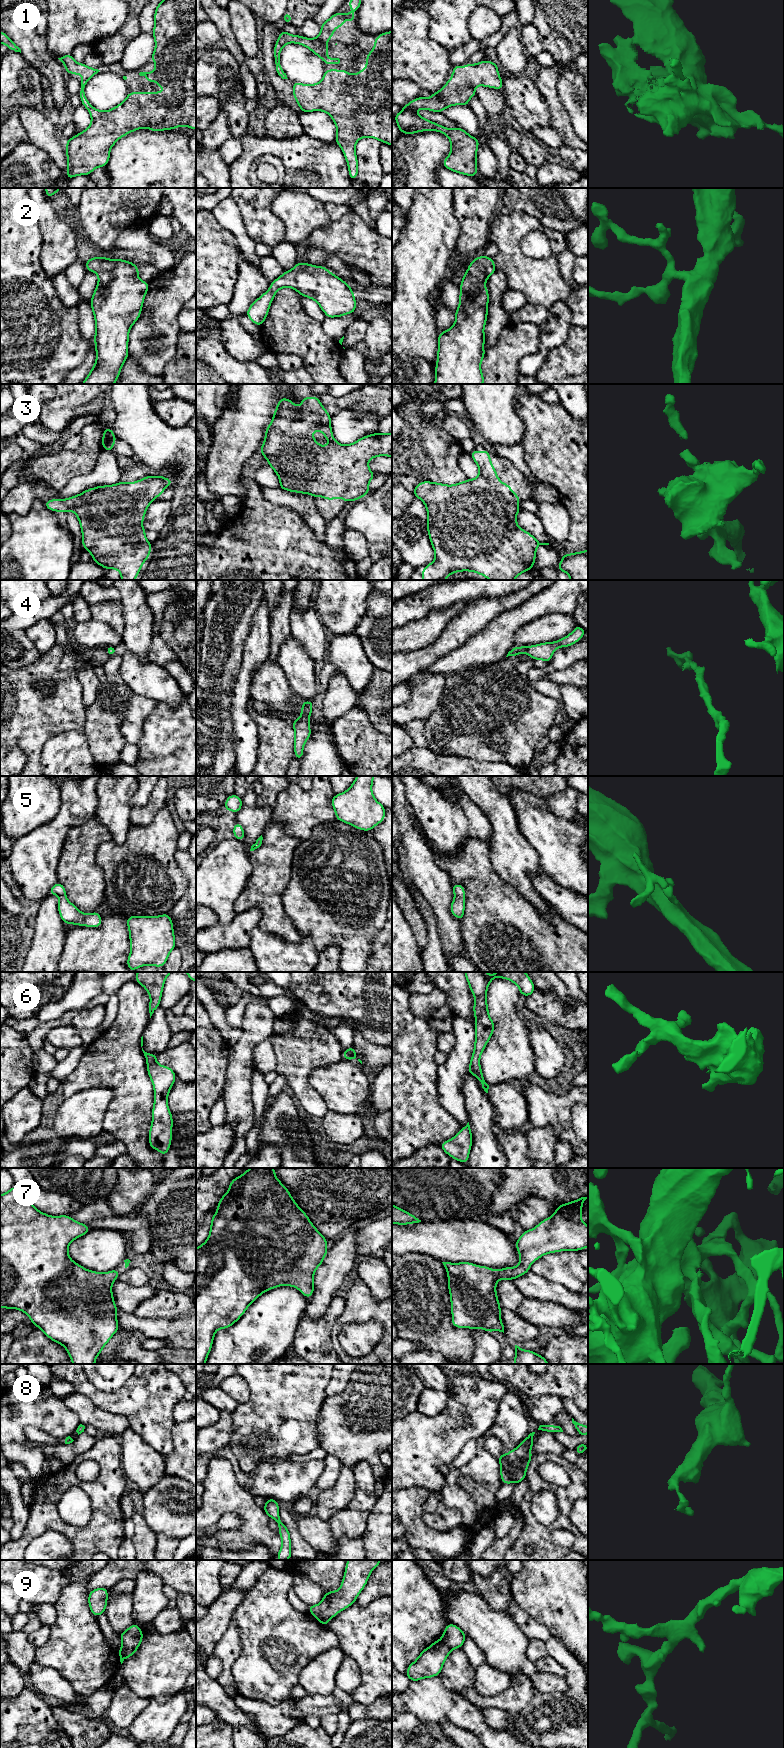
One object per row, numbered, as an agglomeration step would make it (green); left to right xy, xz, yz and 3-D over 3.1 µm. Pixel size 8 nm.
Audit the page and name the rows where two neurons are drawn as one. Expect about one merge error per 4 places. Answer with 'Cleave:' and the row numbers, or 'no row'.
Cleave: 9

